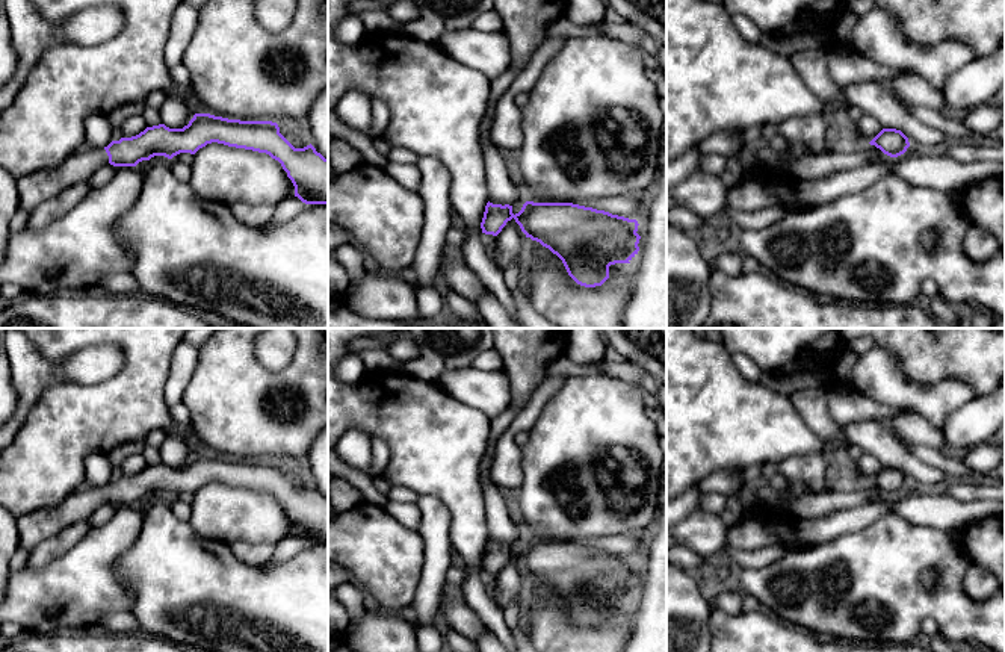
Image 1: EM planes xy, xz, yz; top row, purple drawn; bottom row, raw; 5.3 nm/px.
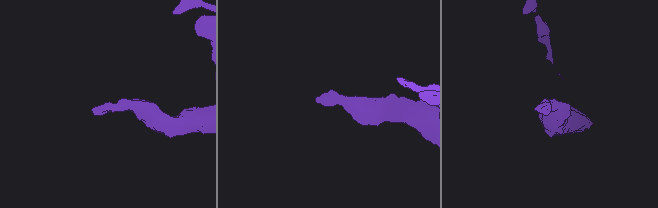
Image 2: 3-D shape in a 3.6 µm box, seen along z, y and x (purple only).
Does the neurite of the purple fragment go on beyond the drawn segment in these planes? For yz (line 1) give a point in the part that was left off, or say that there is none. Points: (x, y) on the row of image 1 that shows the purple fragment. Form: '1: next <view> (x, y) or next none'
1: next none

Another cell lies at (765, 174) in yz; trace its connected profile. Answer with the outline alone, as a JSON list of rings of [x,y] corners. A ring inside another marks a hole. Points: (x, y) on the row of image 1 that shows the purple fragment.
[[[759,165],[756,166],[753,172],[750,172],[750,175],[762,182],[792,180],[781,169],[762,168]]]

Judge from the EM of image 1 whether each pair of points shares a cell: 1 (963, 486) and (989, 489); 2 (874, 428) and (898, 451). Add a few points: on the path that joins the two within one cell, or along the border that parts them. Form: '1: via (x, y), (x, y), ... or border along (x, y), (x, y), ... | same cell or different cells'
1: via (969, 489), (983, 489) | same cell
2: via (880, 434), (892, 447) | same cell

